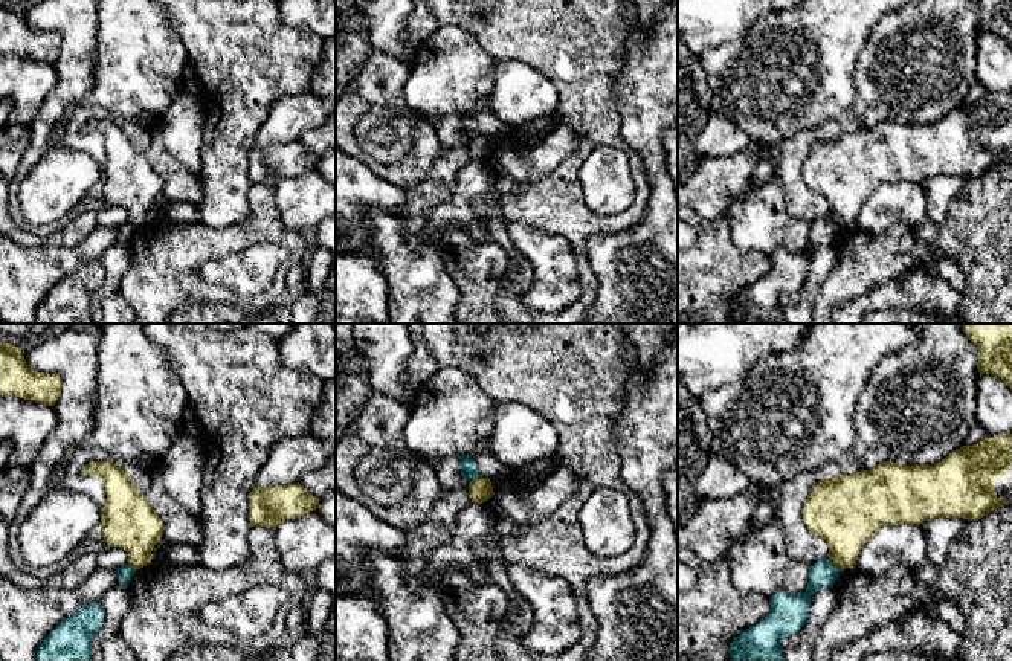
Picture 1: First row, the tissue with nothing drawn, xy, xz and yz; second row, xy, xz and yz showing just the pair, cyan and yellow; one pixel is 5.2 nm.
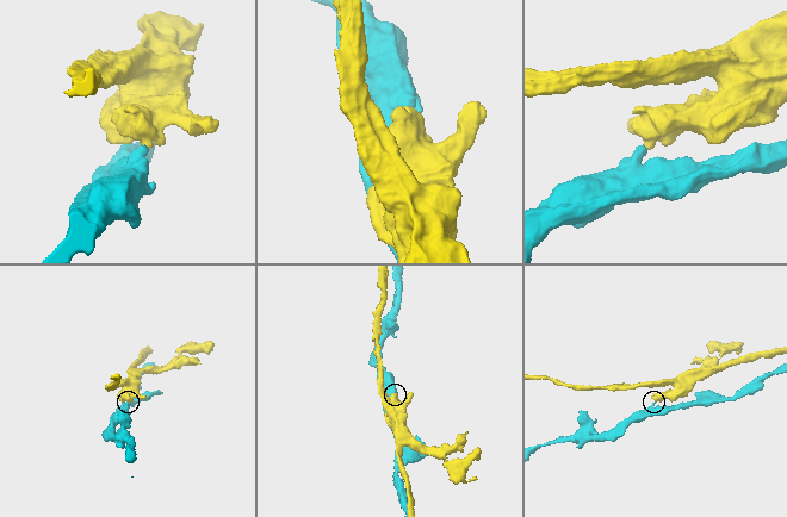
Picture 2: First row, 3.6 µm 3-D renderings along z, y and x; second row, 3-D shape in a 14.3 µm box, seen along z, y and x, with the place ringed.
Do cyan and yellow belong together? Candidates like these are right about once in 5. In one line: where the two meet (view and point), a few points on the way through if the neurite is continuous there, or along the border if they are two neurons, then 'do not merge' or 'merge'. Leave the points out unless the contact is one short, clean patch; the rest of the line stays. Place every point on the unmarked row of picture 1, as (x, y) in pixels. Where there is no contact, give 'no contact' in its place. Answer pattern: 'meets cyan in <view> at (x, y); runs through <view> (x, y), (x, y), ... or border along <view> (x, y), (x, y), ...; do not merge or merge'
meets cyan in yz at (834, 223); border along yz (829, 216), (841, 229); do not merge

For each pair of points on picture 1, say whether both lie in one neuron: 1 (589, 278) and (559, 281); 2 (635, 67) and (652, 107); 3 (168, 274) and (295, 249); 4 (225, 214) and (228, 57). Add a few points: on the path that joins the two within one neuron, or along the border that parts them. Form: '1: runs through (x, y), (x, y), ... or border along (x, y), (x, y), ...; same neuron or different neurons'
1: border along (570, 245), (577, 266), (580, 295), (567, 307); different neurons
2: runs through (644, 77), (652, 84), (652, 98); same neuron
3: runs through (200, 243), (219, 243), (243, 234), (263, 234); same neuron
4: runs through (225, 174), (225, 148), (237, 96); same neuron

